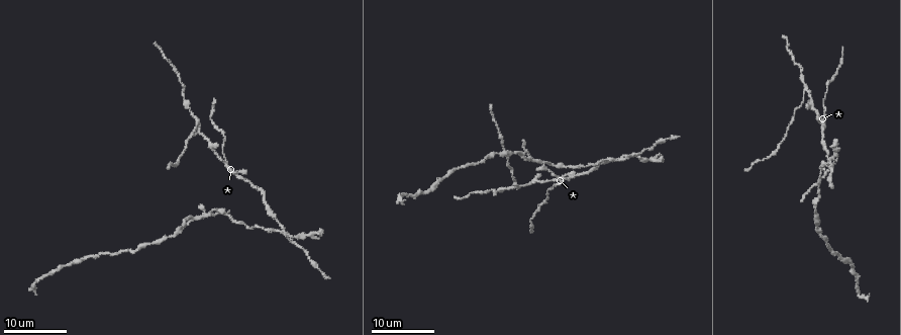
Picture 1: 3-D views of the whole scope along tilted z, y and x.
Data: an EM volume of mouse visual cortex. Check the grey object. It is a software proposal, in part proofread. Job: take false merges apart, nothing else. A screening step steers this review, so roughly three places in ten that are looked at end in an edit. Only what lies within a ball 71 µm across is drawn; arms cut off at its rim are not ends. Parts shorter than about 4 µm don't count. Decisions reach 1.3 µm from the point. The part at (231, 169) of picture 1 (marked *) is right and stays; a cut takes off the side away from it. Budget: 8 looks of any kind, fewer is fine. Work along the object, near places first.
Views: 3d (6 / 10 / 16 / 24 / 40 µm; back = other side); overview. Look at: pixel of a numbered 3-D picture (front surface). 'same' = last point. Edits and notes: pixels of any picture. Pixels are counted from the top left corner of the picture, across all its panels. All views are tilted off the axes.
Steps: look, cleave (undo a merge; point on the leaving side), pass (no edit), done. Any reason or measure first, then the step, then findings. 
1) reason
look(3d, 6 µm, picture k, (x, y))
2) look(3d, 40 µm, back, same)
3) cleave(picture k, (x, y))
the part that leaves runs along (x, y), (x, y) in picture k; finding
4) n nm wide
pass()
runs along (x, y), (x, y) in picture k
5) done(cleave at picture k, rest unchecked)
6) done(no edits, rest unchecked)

two arms at a narrow angle
look(3d, 16 µm, picture 1, (804, 89))

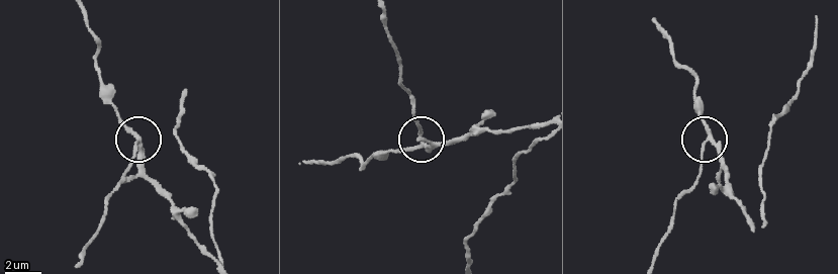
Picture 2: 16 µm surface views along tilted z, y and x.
look(3d, 6 µm, picture 2, (140, 138))

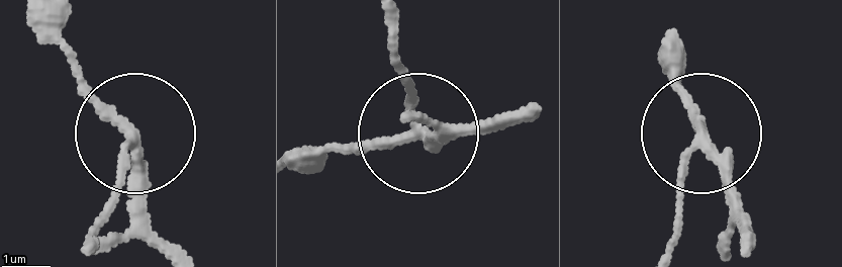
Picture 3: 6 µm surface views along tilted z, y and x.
4 arms
cleave(picture 3, (112, 204))
a second neuron is stuck on

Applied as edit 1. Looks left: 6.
look(overview)

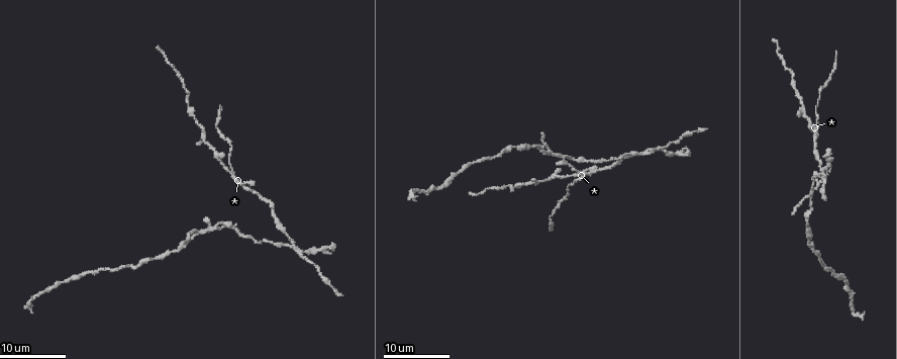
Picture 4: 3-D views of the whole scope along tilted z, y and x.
look(3d, 24 µm, picture 4, (815, 148))

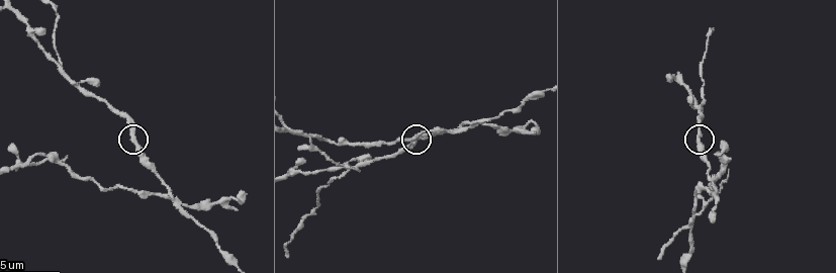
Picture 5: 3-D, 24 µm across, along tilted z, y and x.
look(3d, 10 µm, picture 5, (135, 138))

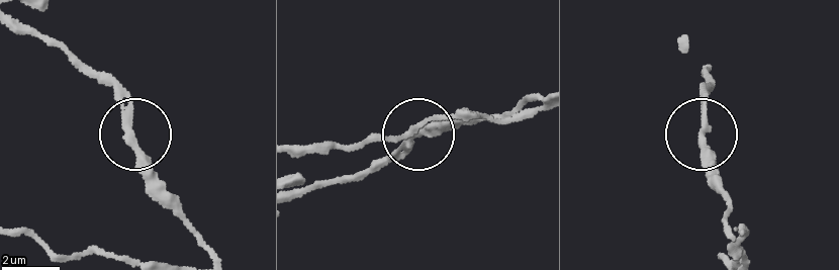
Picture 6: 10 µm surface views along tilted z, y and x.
pass()
runs along (11, 15), (108, 85), (141, 157), (171, 191) in picture 6; one neuron here

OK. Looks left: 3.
look(3d, 10 µm, picture 5, (469, 125))

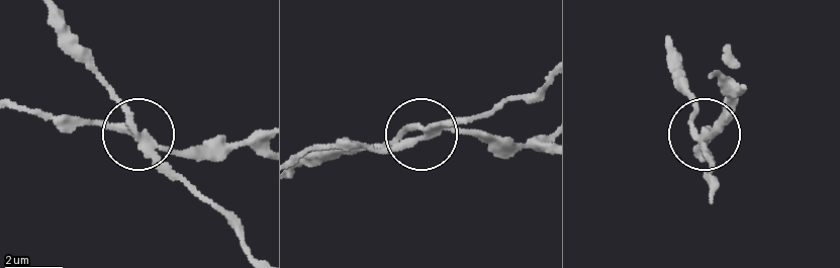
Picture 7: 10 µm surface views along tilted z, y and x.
look(3d, 6 µm, picture 7, (419, 138))

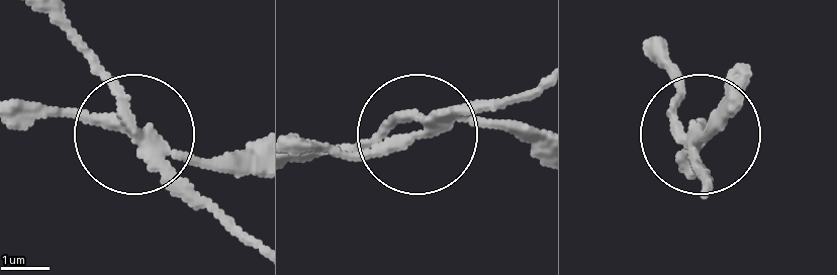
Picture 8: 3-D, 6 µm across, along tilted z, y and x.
side arm 11 µm
cleave(picture 8, (218, 171))
the part that leaves runs along (149, 136), (17, 114) in picture 8; two neurons meet here

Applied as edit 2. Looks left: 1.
done(cleave at picture 3, cleave at picture 8, rest unchecked)

